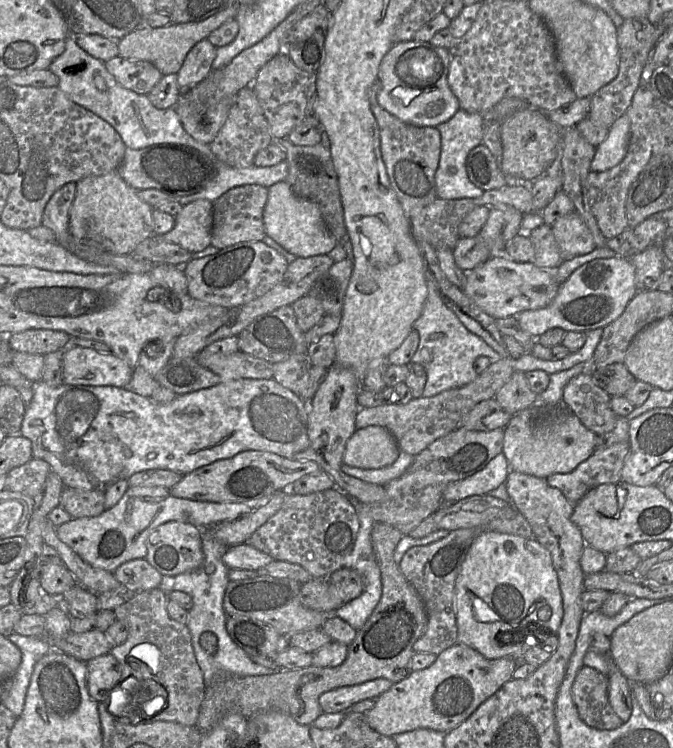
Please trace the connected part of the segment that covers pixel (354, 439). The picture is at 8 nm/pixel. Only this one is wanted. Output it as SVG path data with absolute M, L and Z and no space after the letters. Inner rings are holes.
M384 427L358 429L346 443L343 463L362 469L378 469L392 465L401 451L393 435Z

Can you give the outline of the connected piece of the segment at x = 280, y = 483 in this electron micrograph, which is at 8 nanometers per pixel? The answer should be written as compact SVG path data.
M248 450L240 452L232 458L218 460L184 475L181 481L170 489L170 493L176 498L194 501L243 504L255 503L265 496L290 489L296 480L309 474L318 473L320 470L321 467L314 461L299 461L287 459L271 452Z

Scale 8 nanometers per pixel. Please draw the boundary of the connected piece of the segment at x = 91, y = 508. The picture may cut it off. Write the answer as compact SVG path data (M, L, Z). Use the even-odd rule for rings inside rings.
M65 487L60 496L59 506L72 518L95 517L105 509L105 492Z

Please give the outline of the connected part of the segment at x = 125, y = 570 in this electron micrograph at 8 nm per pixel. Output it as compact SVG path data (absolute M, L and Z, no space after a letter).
M145 558L123 563L113 572L113 576L135 592L159 588L163 577Z

